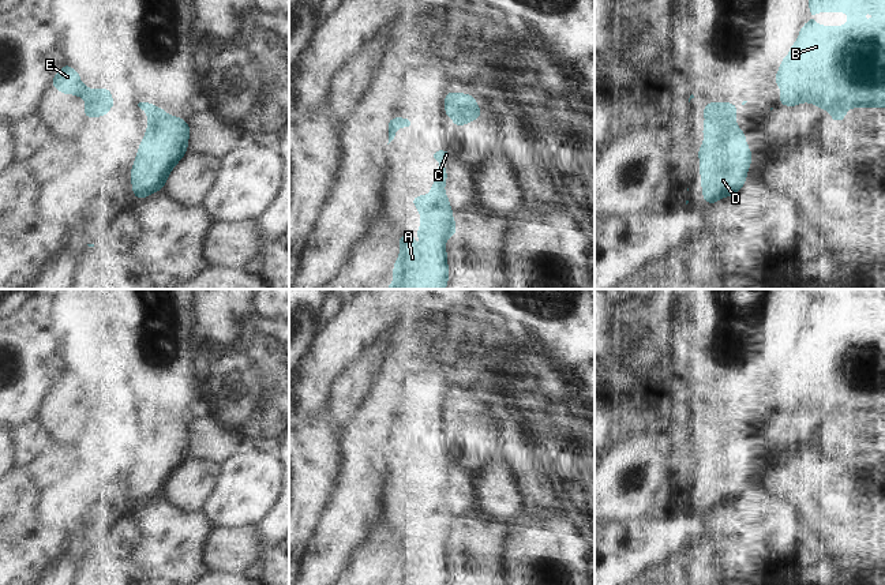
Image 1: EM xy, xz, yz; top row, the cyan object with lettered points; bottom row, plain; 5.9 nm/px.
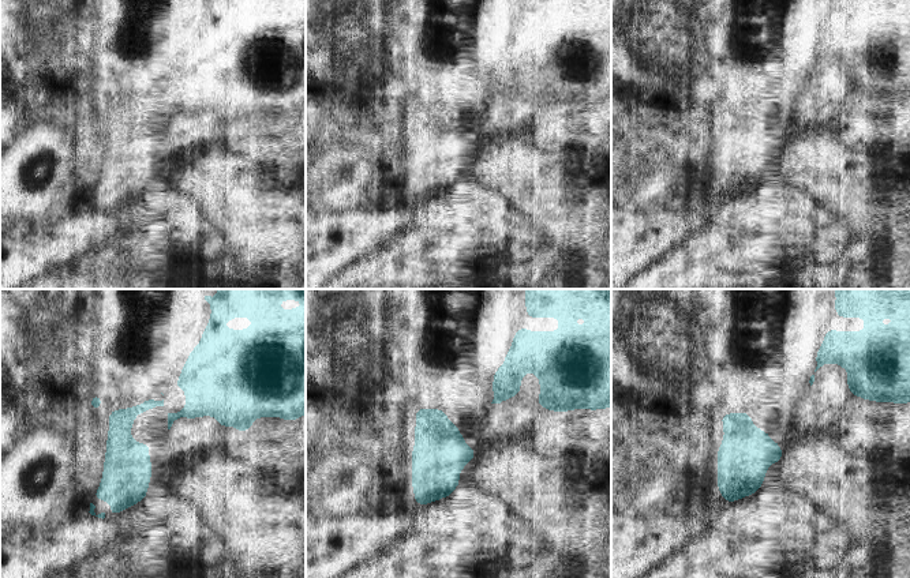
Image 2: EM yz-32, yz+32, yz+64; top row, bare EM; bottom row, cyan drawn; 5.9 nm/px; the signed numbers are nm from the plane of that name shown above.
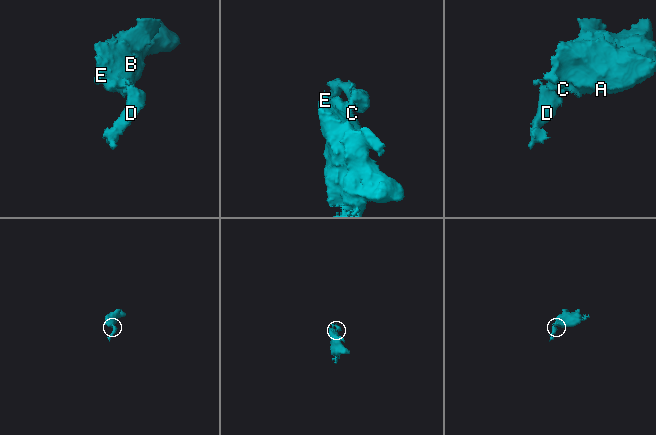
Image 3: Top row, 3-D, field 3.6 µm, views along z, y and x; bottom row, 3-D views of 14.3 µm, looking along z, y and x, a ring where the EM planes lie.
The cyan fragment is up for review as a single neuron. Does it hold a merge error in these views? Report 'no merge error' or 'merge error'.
merge error

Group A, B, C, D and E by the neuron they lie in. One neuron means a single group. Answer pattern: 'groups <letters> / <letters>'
groups A B C E / D

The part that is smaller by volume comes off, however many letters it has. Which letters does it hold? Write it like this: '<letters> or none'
D

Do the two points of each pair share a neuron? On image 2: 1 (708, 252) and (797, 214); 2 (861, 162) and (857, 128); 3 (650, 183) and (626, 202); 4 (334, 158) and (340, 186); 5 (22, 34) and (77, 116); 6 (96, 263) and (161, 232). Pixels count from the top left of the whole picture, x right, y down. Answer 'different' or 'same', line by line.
1: same
2: different
3: same
4: same
5: different
6: same

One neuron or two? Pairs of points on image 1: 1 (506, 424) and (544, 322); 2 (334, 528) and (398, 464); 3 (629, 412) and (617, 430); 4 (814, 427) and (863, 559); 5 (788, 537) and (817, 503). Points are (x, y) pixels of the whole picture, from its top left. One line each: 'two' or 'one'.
1: two
2: two
3: one
4: two
5: two

